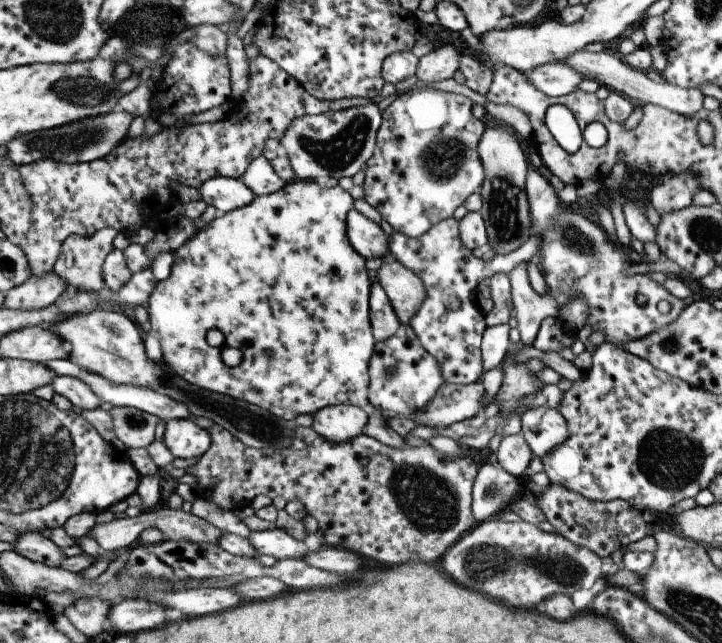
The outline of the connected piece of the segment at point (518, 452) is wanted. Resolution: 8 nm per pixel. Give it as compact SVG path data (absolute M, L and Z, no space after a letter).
M521 433L503 436L498 450L495 452L501 467L518 478L525 478L525 470L529 467L533 452Z

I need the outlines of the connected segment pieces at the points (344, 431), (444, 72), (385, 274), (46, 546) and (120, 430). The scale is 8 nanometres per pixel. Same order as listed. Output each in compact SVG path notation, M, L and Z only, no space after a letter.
M327 406L313 414L312 428L330 442L350 442L360 436L368 422L368 413L357 406Z
M450 44L433 48L428 54L419 58L415 75L419 81L428 84L452 78L454 72L460 68L461 58L462 55Z
M390 252L383 258L377 275L399 323L403 327L410 324L426 298L426 288L420 277L398 262Z
M26 531L26 534L22 534L20 540L14 542L14 551L51 567L59 567L66 558L57 544L34 531Z
M114 407L110 411L116 436L128 449L146 448L152 444L159 418L134 407Z

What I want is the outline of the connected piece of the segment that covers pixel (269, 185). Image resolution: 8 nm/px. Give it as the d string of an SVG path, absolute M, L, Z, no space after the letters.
M262 155L252 160L241 180L256 195L274 194L286 186L286 182L274 172L270 161Z

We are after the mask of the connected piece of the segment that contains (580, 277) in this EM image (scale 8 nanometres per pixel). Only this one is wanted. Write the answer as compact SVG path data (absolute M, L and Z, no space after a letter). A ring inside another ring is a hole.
M530 167L525 182L525 192L530 204L530 218L532 218L530 234L540 236L540 240L542 240L542 248L536 255L537 262L547 287L551 291L550 293L554 294L553 296L556 298L556 302L563 307L572 298L586 298L586 304L588 304L588 310L590 310L586 324L593 331L600 330L606 336L606 341L616 346L620 346L620 344L630 340L644 338L656 332L656 330L672 324L680 316L682 310L686 308L687 305L684 300L672 296L662 284L655 283L647 273L628 276L626 270L632 266L633 262L628 258L627 249L620 244L616 246L612 240L608 240L608 236L606 236L606 232L602 230L602 227L597 226L597 224L582 216L582 214L575 214L569 206L561 205L555 191L556 189L548 182L545 176L539 173L538 169ZM638 296L646 298L644 306L640 306L636 302ZM661 300L666 300L671 305L668 313L663 314L658 310L658 302Z

